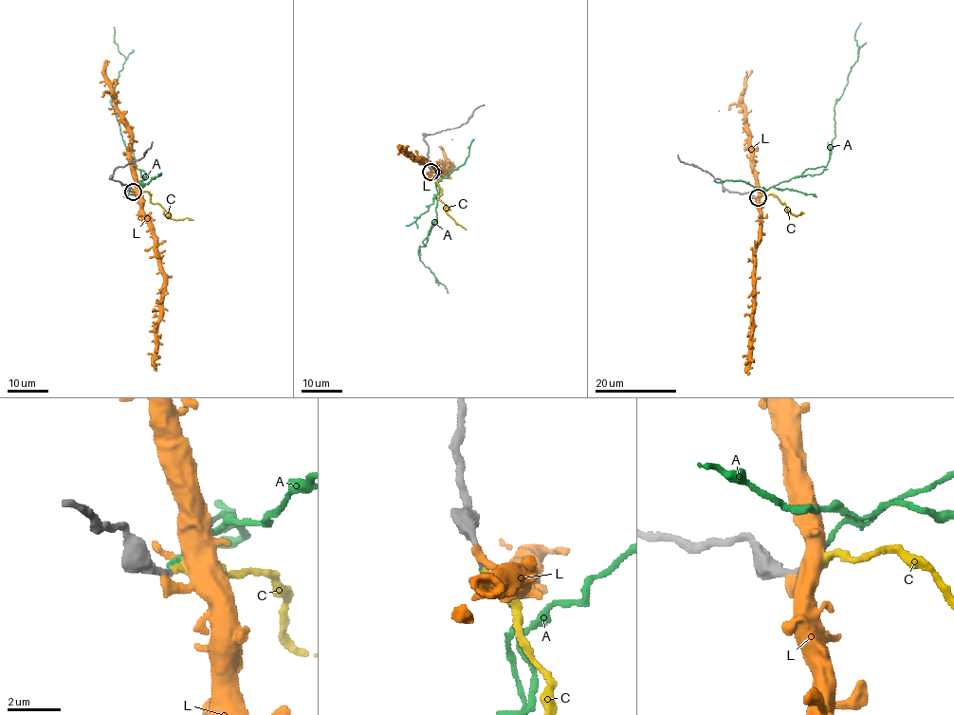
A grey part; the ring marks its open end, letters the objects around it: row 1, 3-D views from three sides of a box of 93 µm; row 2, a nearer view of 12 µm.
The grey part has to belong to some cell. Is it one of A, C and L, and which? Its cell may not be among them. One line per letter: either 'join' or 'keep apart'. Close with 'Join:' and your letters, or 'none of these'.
A: keep apart
C: join
L: keep apart
Join: C

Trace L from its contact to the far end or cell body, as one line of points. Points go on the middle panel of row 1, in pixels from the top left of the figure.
L: (431, 170), (435, 174), (430, 173), (435, 173), (431, 168), (433, 167), (399, 148)

